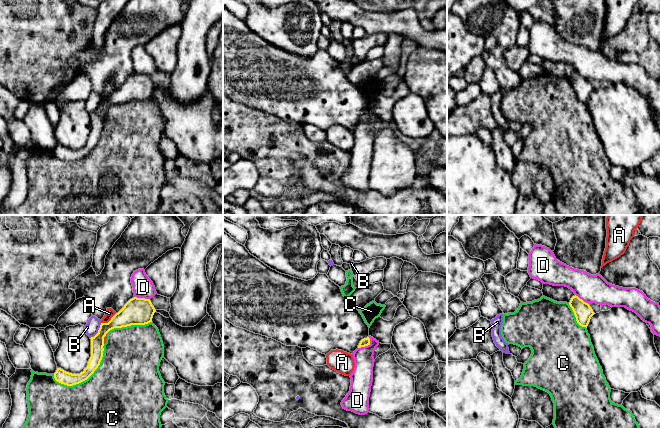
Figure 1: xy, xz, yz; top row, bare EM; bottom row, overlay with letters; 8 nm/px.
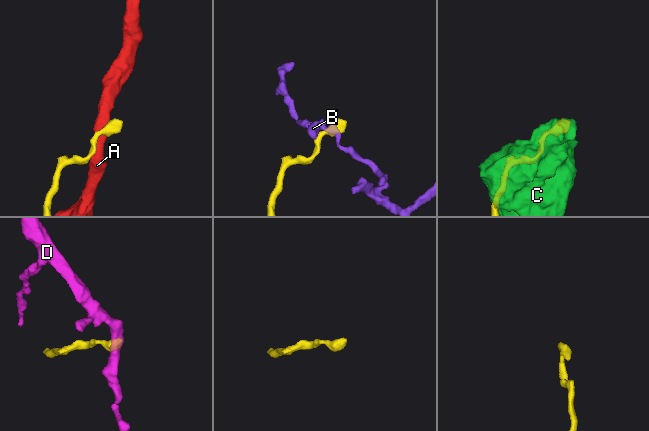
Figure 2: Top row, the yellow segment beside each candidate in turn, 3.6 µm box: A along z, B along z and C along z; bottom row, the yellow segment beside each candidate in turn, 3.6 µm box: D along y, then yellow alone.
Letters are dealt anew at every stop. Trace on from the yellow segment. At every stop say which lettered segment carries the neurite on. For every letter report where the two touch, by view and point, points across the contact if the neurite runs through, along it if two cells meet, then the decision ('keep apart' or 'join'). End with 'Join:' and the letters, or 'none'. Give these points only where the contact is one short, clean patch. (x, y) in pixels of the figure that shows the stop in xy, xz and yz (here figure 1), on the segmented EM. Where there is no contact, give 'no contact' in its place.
A: xy (109, 321) | keep apart
B: xy (98, 331) | along xy (101, 323), (98, 331), (90, 338) | keep apart
C: xy (87, 378) | keep apart
D: xz (366, 345) | along xz (370, 338), (370, 342), (367, 345), (358, 348) | keep apart
Join: none

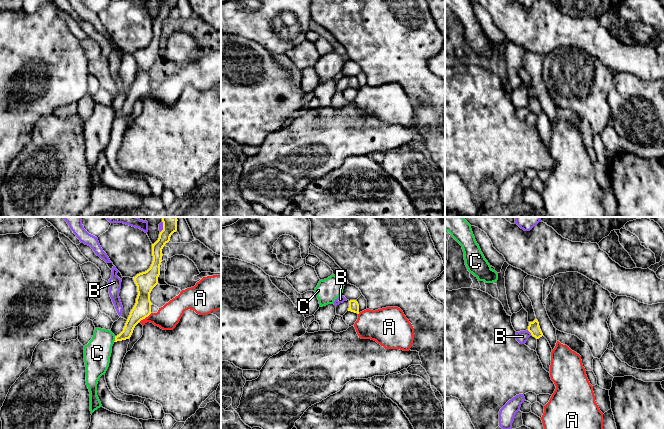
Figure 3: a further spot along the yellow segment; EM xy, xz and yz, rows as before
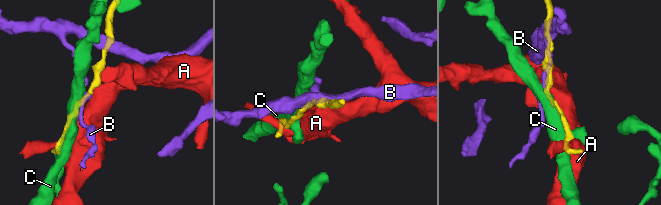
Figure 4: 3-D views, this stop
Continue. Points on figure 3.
A: xy (145, 317) | keep apart
B: yz (529, 331) | keep apart
C: xy (115, 339) | keep apart
Join: none

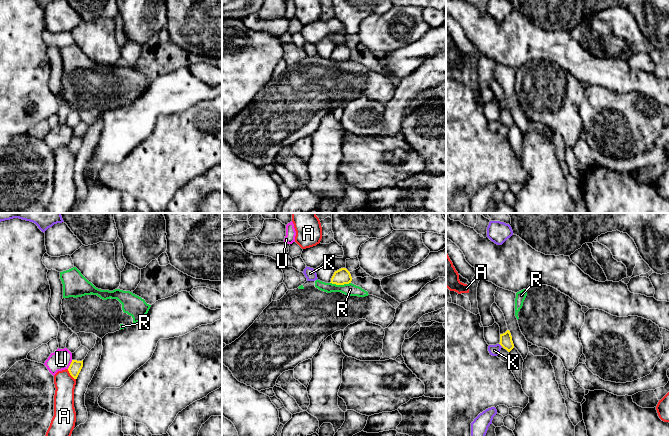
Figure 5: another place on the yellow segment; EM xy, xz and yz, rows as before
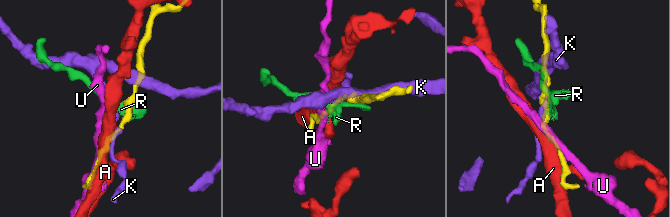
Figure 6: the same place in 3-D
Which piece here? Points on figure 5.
A: xy (70, 374) | keep apart
K: yz (501, 345) | keep apart
R: xz (340, 284) | along xz (330, 282), (336, 284), (350, 283) | keep apart
U: xy (70, 364) | along xy (72, 360), (67, 368) | keep apart
Join: none

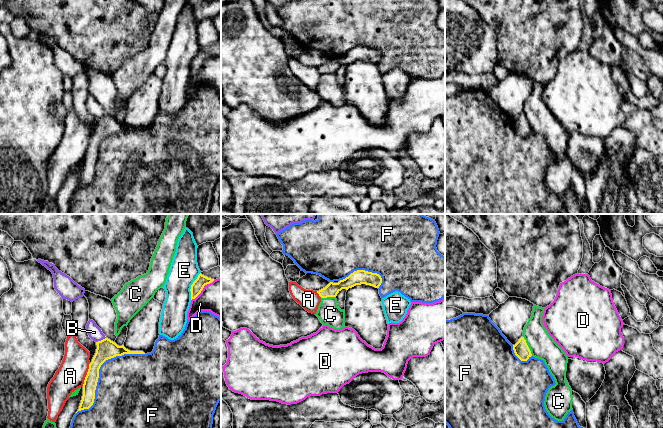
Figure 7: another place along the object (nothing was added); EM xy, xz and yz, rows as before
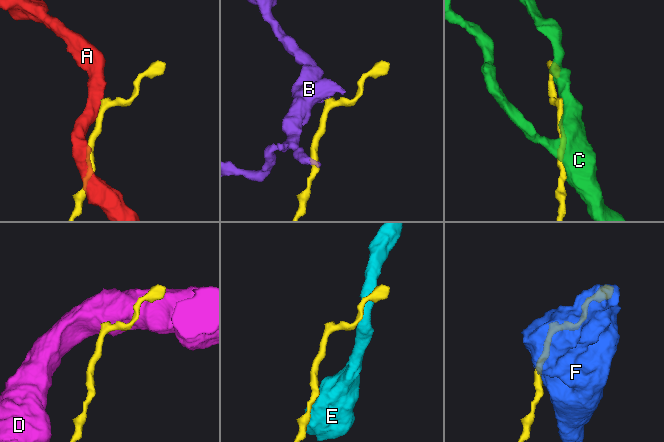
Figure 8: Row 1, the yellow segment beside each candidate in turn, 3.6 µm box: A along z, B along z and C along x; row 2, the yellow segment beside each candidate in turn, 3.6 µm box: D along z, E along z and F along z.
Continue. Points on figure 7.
A: xy (87, 374) | along xy (90, 363), (82, 385) | keep apart
B: xy (101, 340) | across xy (106, 349), (101, 340), (94, 332) | join
C: yz (527, 346) | keep apart
D: xy (202, 289) | along xy (214, 280), (207, 283), (191, 300) | keep apart
E: xy (191, 286) | keep apart
F: xy (98, 371) | keep apart
Join: B

